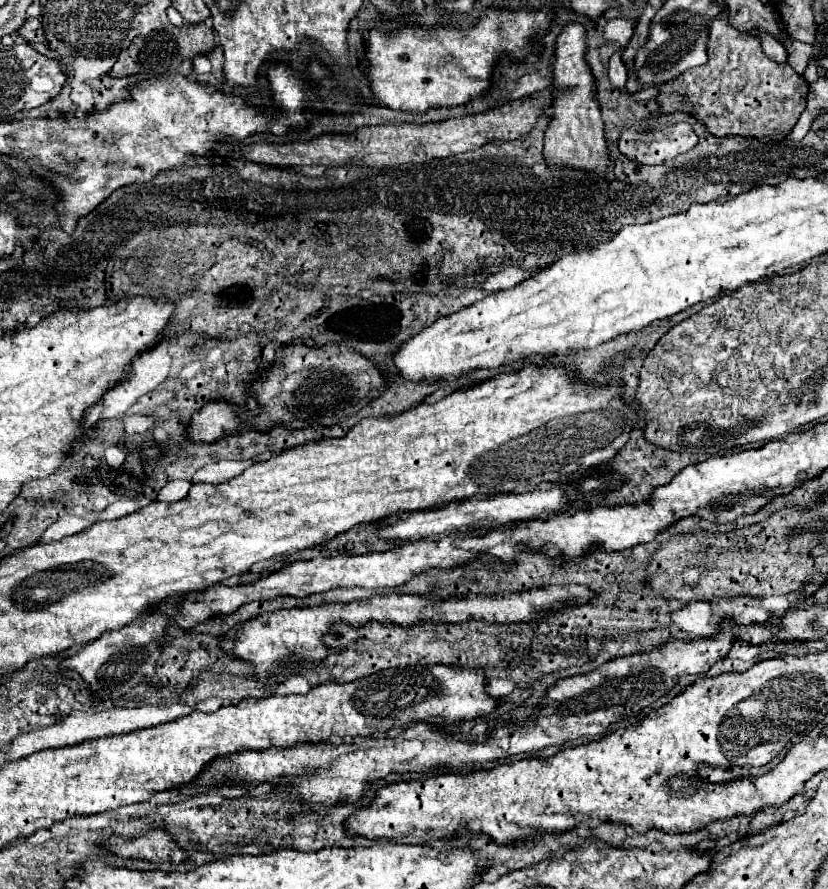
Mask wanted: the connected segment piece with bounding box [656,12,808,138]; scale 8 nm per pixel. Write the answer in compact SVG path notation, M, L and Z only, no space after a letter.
M722 12L712 22L706 52L708 62L704 66L698 66L696 74L680 74L678 78L664 82L656 86L660 94L656 96L658 112L660 114L672 114L672 112L688 112L698 122L706 126L706 130L716 138L728 138L728 136L752 136L752 138L772 138L772 136L786 136L792 132L794 124L798 122L800 114L806 108L806 96L808 96L808 82L804 76L796 74L790 64L778 64L762 52L760 42L746 32L736 30L730 26L726 12Z

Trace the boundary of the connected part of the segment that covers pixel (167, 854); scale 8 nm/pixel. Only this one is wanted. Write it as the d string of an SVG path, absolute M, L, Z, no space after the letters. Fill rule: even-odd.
M148 830L148 836L142 836L132 842L114 836L112 846L106 848L124 858L142 858L150 862L164 862L172 858L172 862L178 864L186 858L186 852L178 848L178 844L170 838L166 830Z

